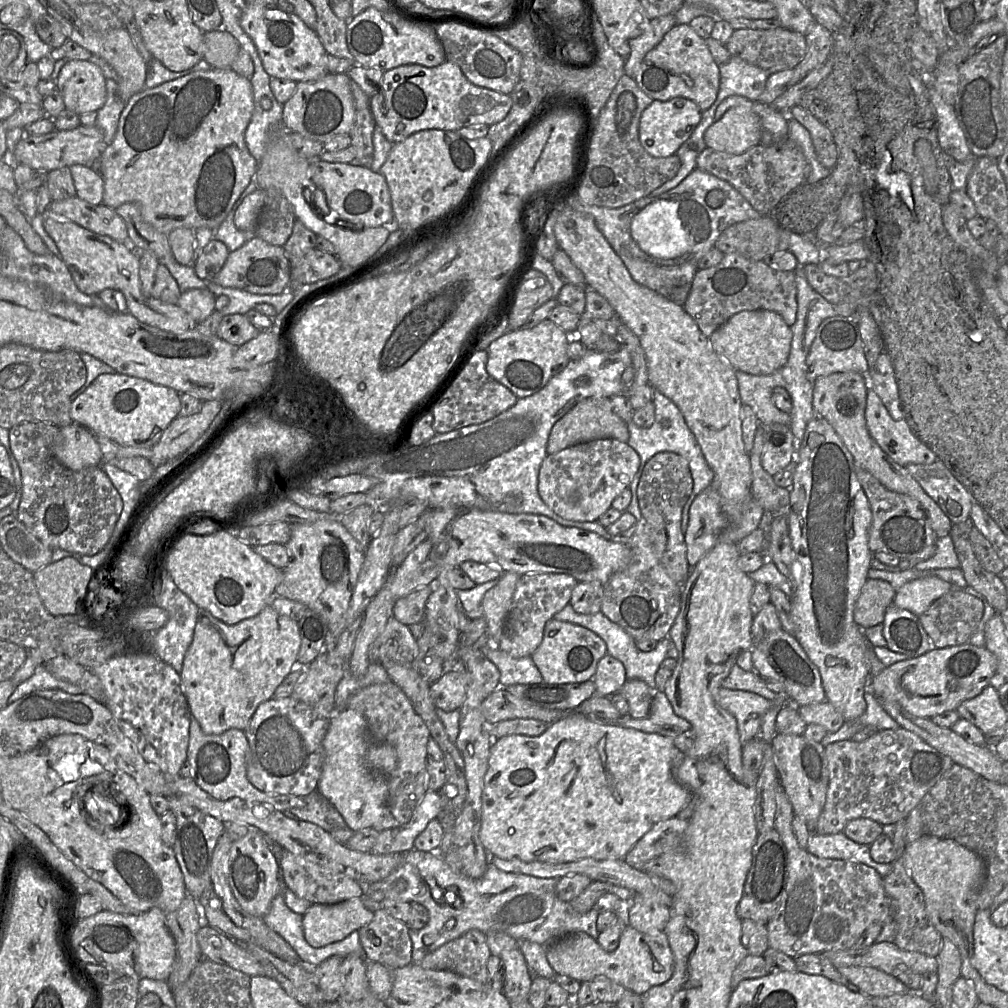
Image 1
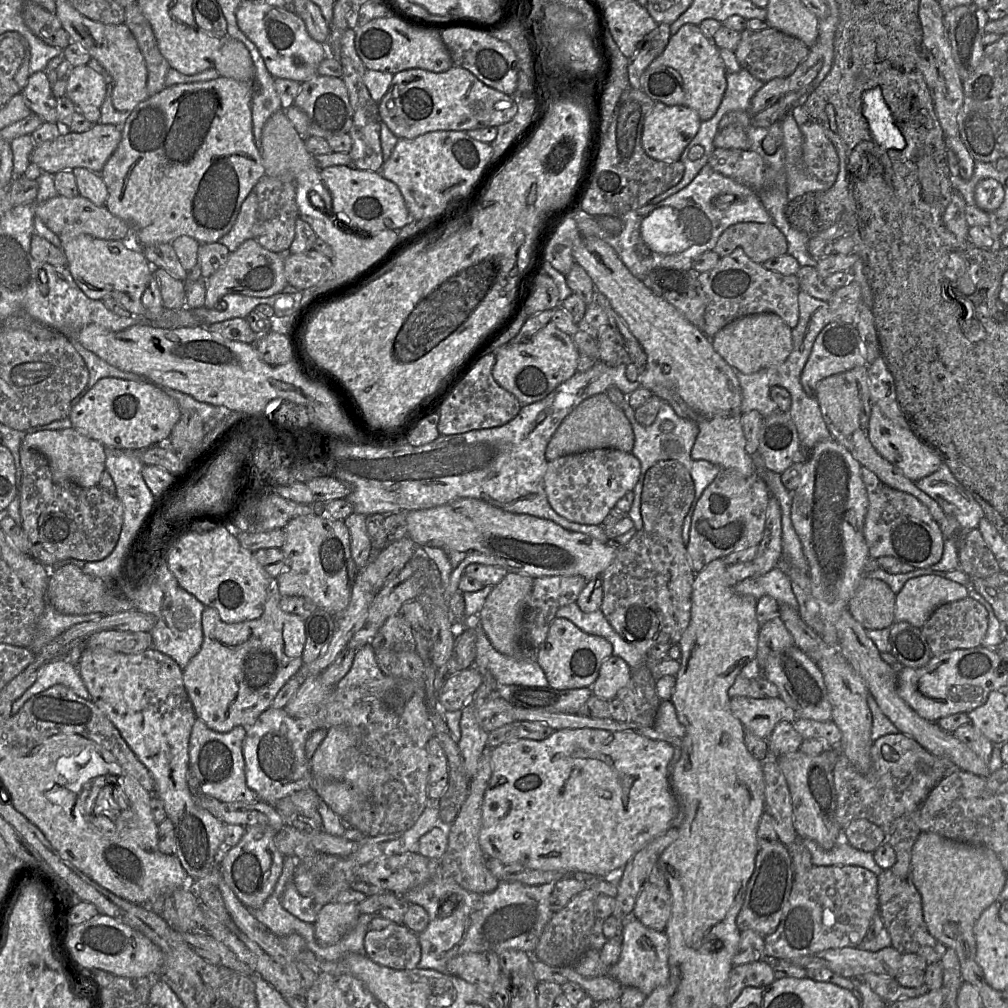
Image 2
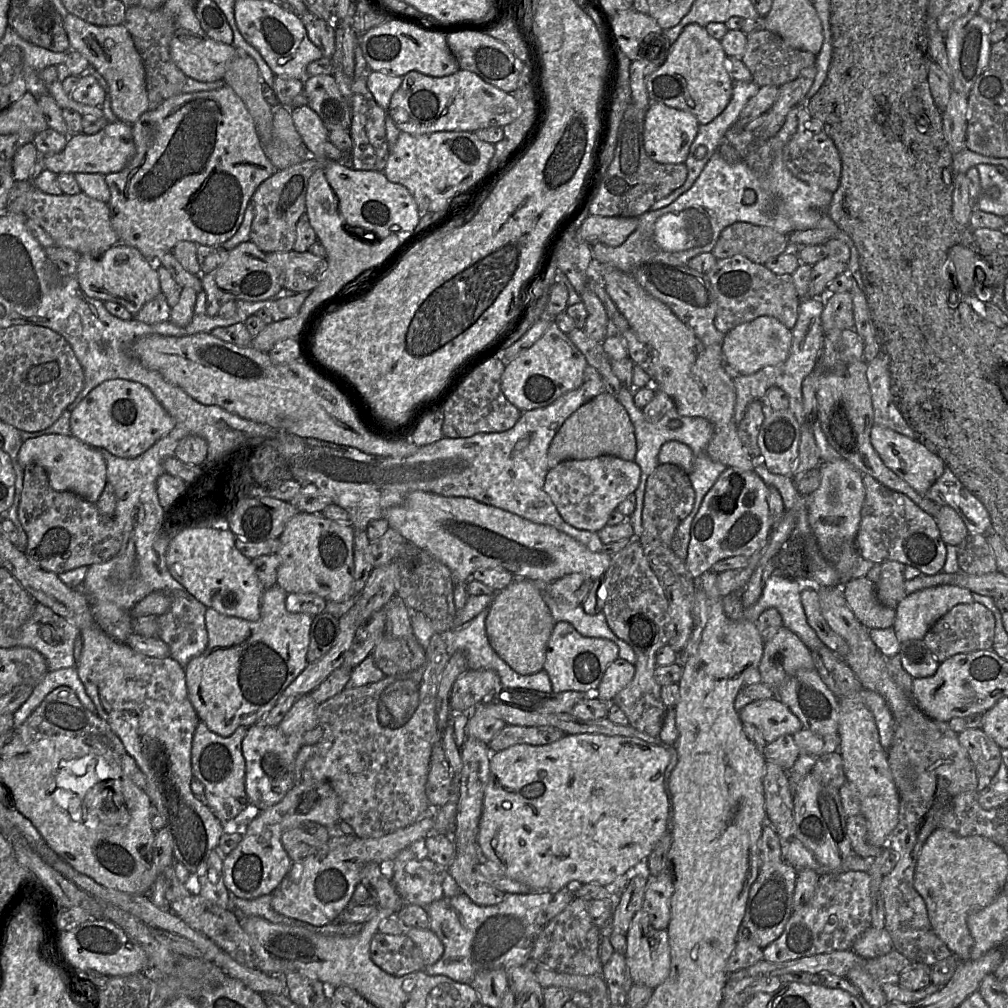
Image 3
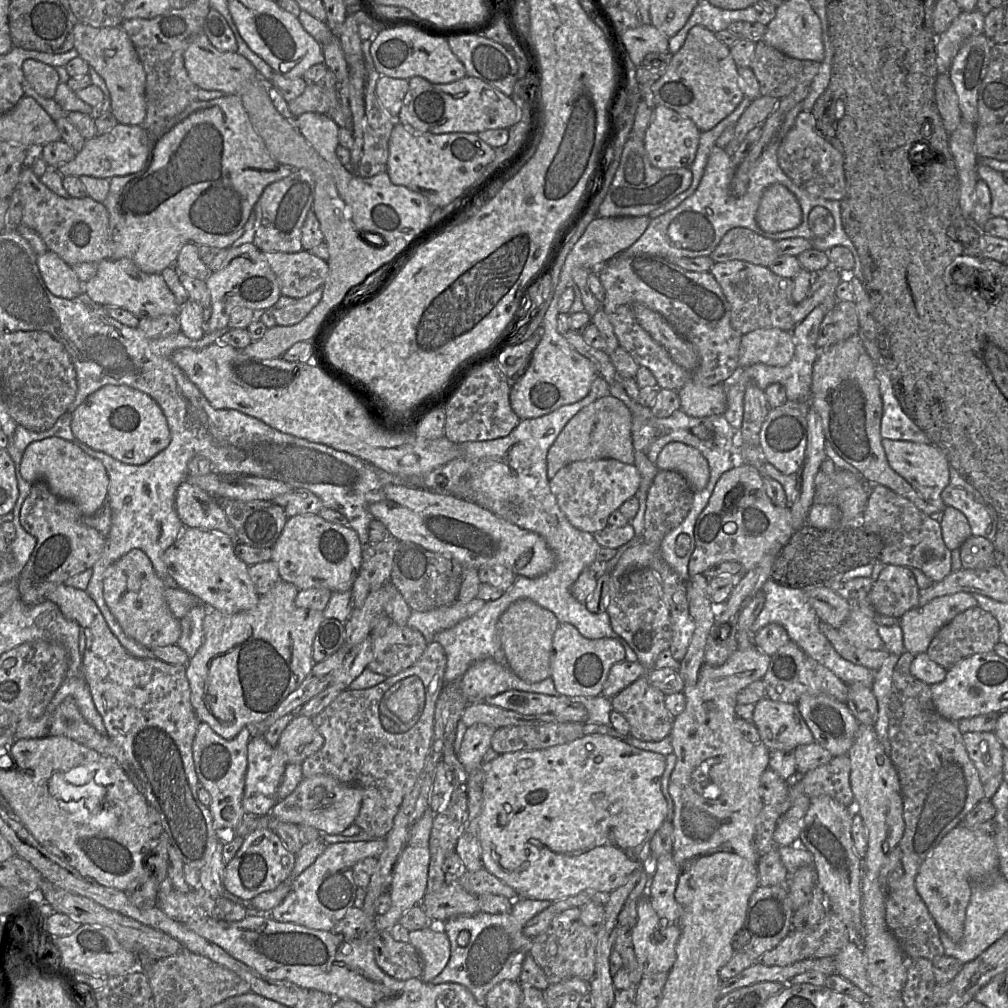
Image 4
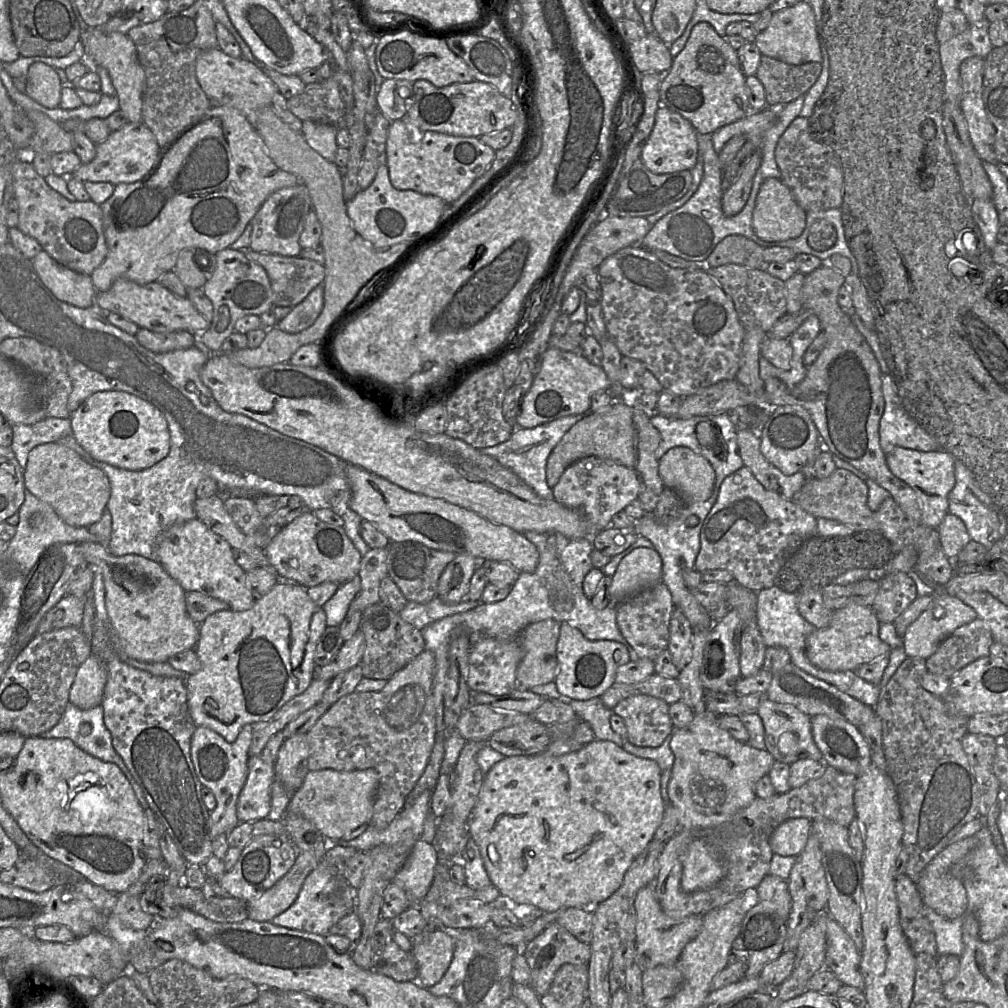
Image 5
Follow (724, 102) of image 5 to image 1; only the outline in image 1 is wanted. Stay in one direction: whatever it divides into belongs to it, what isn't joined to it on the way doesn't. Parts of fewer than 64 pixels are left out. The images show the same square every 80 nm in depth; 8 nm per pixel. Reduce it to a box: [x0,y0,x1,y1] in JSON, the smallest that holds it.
[634,24,720,112]

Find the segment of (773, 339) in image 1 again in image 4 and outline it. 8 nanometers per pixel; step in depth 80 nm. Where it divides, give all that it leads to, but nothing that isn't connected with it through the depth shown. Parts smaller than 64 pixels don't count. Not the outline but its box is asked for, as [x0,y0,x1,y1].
[738,328,794,367]

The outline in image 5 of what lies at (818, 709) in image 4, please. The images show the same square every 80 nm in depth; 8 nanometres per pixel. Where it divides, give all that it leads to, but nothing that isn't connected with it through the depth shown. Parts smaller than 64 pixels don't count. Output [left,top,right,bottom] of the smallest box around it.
[810,715,872,776]

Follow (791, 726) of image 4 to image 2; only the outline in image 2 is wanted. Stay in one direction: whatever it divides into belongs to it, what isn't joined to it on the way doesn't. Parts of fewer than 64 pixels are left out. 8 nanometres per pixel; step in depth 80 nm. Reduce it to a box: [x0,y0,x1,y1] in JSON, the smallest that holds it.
[730,696,797,740]

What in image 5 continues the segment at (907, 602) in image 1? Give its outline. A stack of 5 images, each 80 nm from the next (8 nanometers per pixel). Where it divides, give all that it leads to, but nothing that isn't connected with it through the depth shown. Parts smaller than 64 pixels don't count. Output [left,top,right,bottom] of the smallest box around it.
[902,592,977,660]

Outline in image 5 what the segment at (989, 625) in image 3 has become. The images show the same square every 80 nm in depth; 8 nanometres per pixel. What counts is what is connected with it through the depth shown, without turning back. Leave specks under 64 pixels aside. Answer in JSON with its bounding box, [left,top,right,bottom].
[925,617,994,679]

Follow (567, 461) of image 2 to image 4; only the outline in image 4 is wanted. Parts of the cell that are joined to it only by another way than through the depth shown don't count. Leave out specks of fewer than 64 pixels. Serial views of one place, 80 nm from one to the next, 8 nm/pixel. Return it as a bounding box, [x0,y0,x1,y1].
[549,458,640,533]

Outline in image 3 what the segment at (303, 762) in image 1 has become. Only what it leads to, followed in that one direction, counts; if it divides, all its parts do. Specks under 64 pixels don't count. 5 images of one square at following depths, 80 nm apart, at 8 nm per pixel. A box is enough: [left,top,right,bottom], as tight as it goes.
[242,722,302,810]

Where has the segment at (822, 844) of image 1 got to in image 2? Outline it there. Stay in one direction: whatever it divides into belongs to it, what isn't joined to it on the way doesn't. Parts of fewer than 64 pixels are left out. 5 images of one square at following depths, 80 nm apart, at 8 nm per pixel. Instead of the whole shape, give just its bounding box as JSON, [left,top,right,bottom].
[804,830,884,877]

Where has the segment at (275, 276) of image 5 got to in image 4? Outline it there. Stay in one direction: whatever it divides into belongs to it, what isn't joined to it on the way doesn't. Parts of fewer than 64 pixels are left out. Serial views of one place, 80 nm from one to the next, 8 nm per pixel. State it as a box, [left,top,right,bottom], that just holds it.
[263,251,327,298]

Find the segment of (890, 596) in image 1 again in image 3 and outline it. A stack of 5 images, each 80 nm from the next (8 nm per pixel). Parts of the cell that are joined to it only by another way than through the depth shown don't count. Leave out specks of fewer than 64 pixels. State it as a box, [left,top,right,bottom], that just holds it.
[842,576,895,629]

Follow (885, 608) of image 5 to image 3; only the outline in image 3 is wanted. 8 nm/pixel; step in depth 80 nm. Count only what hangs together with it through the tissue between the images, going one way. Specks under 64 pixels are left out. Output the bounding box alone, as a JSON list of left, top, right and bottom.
[875,561,907,610]

